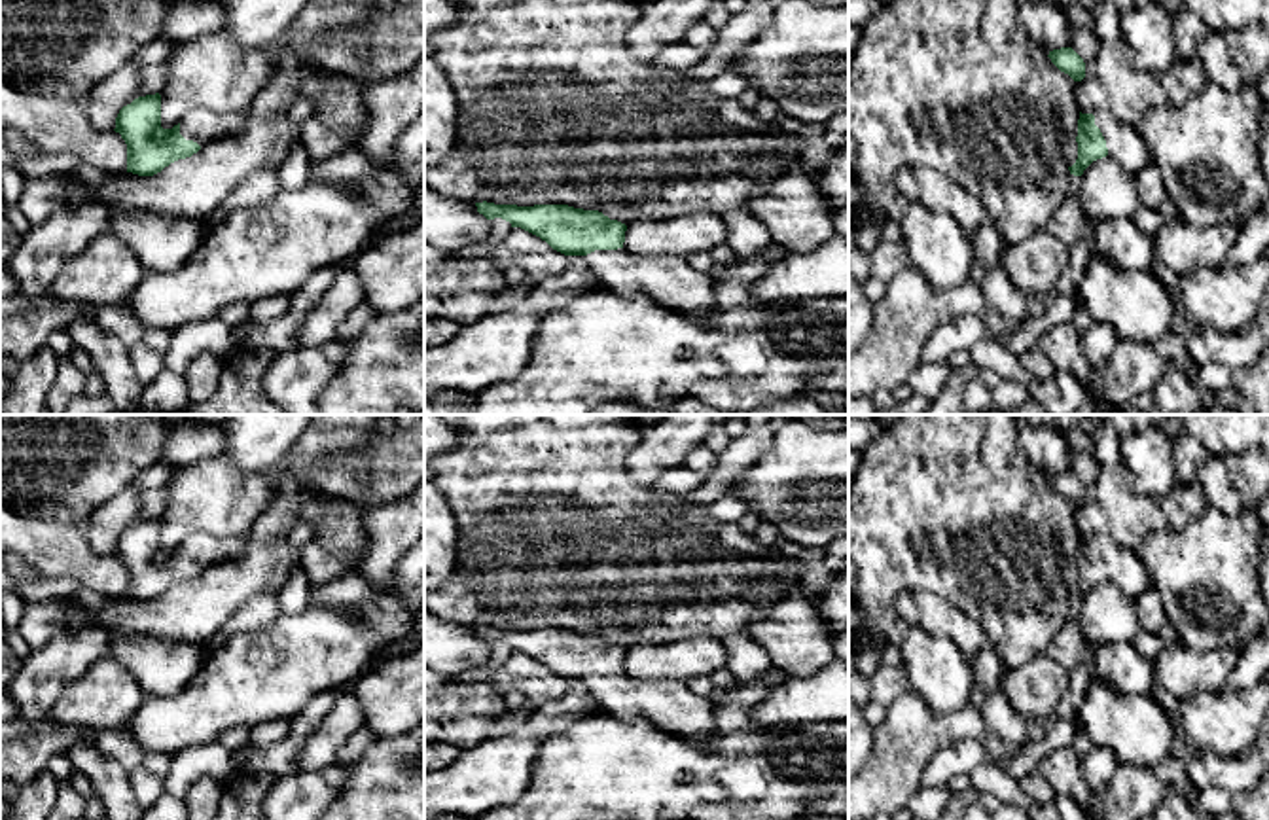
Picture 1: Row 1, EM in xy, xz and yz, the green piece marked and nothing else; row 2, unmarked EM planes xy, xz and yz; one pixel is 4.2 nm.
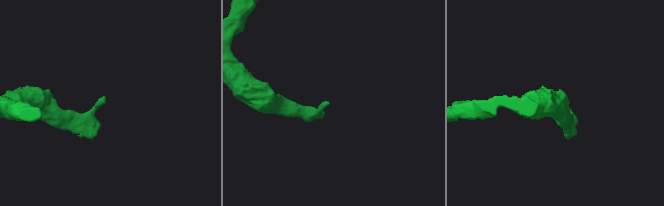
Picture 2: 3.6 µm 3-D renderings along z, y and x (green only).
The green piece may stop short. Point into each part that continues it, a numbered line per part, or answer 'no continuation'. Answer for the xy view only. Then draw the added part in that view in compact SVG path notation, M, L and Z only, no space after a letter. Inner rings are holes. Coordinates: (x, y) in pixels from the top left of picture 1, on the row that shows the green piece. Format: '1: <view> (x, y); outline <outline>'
1: xy (199, 125); outline M197 108L180 121L180 134L203 148L208 140L237 133L244 125L244 117L244 114L214 114Z

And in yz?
1: yz (1124, 142); outline M1095 112L1095 125L1100 129L1108 157L1112 157L1125 172L1135 176L1146 165L1153 163L1148 144L1138 131L1123 121L1117 121L1108 112Z

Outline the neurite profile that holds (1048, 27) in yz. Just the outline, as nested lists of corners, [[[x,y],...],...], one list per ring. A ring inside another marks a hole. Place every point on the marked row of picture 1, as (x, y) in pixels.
[[[1017,0],[1017,8],[1023,30],[1047,55],[1070,47],[1072,25],[1063,9],[1042,0]]]

